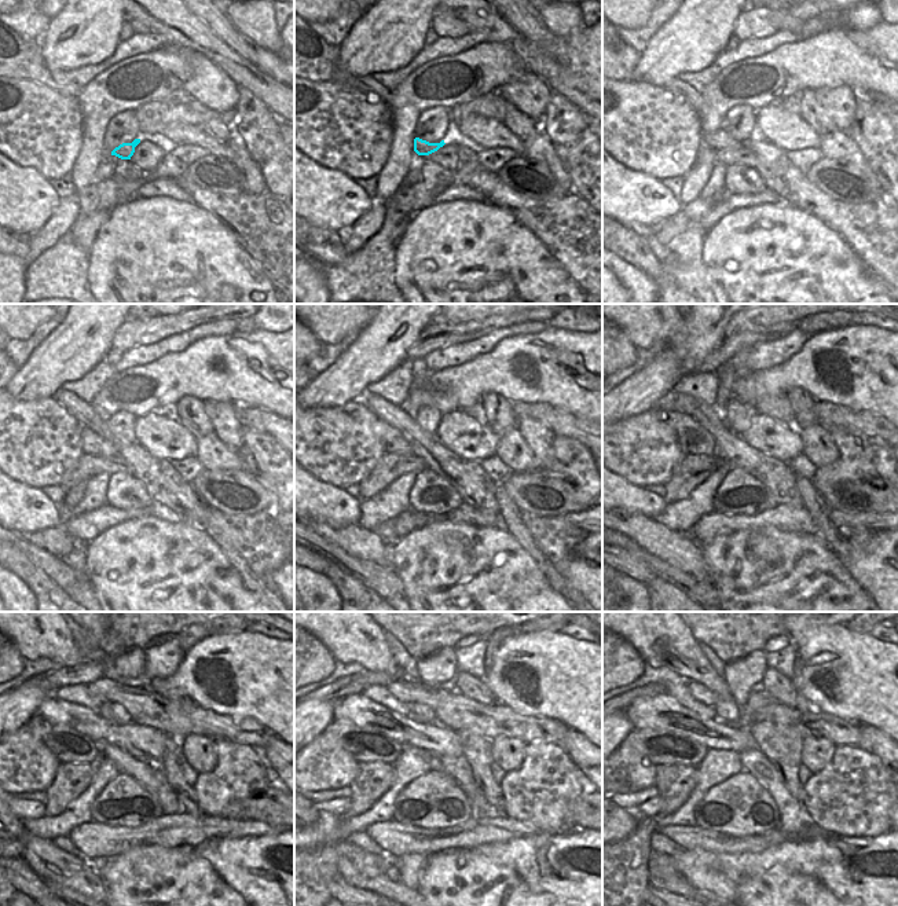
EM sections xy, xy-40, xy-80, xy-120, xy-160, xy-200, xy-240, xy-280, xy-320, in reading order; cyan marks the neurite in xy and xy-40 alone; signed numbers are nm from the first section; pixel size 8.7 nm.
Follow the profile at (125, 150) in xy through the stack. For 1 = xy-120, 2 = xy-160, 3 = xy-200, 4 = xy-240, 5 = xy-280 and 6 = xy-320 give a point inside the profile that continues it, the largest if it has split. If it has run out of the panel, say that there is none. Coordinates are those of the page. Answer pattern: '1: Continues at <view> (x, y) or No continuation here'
1: Continues at xy-120 (91, 443)
2: Continues at xy-160 (393, 442)
3: Continues at xy-200 (692, 437)
4: Continues at xy-240 (66, 744)
5: Continues at xy-280 (365, 747)
6: Continues at xy-320 (660, 748)

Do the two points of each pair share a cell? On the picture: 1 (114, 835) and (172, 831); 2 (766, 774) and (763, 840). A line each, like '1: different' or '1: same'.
1: same
2: different

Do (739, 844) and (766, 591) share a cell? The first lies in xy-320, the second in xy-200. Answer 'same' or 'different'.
different

